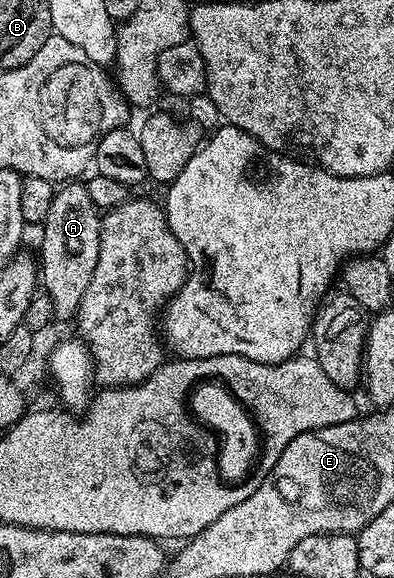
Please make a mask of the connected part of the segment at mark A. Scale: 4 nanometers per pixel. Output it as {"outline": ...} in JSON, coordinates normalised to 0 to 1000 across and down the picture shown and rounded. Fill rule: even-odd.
{"outline":[[[173,313],[137,334],[129,360],[104,391],[109,412],[99,441],[99,484],[107,500],[119,502],[114,512],[145,557],[183,555],[193,548],[249,457],[254,372],[228,346],[223,324],[213,317],[195,317],[206,315]]]}

